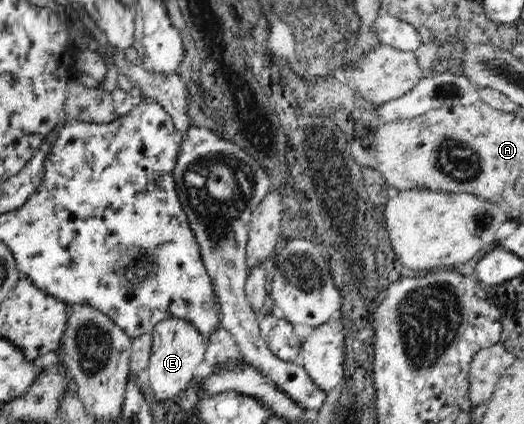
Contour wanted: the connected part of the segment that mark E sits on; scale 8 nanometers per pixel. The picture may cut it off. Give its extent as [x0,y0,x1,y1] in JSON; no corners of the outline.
[147,320,206,401]

